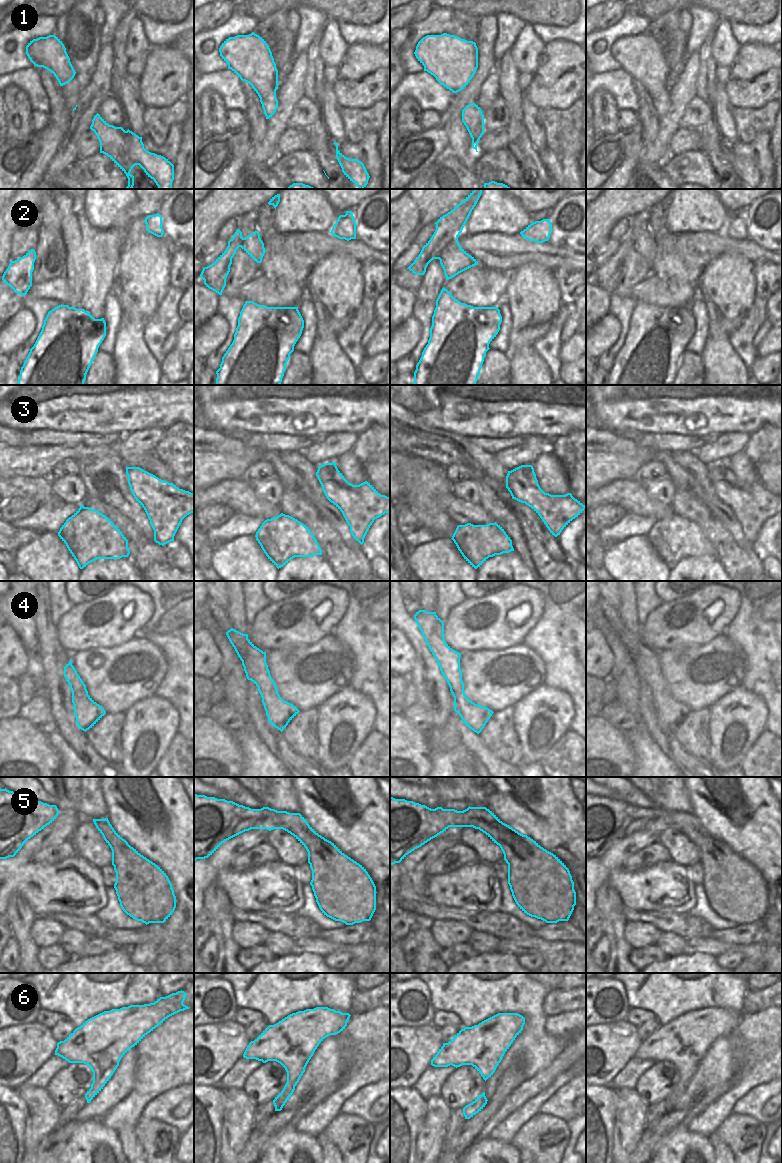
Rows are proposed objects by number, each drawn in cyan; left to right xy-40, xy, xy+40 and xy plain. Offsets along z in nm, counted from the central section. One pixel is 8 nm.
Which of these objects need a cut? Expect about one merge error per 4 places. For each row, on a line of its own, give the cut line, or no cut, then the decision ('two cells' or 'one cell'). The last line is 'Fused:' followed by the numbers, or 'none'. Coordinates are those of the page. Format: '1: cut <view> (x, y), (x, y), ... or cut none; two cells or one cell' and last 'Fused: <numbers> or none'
1: cut none; one cell
2: cut none; one cell
3: cut none; one cell
4: cut none; one cell
5: cut none; one cell
6: cut none; one cell
Fused: none

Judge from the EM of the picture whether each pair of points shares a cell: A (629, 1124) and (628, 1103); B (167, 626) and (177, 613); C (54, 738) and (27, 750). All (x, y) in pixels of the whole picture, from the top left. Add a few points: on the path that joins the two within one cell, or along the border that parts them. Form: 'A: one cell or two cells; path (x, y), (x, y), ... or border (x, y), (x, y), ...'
A: one cell; path (629, 1119), (629, 1108)
B: one cell; path (170, 623), (177, 616)
C: two cells; border (46, 735), (49, 744), (59, 757), (59, 761)

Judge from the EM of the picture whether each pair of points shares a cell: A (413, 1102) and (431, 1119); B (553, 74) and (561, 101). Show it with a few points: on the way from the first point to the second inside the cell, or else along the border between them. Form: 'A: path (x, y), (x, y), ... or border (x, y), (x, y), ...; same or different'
A: border (426, 1101), (426, 1115), (417, 1135); different
B: path (557, 81), (561, 94); same

